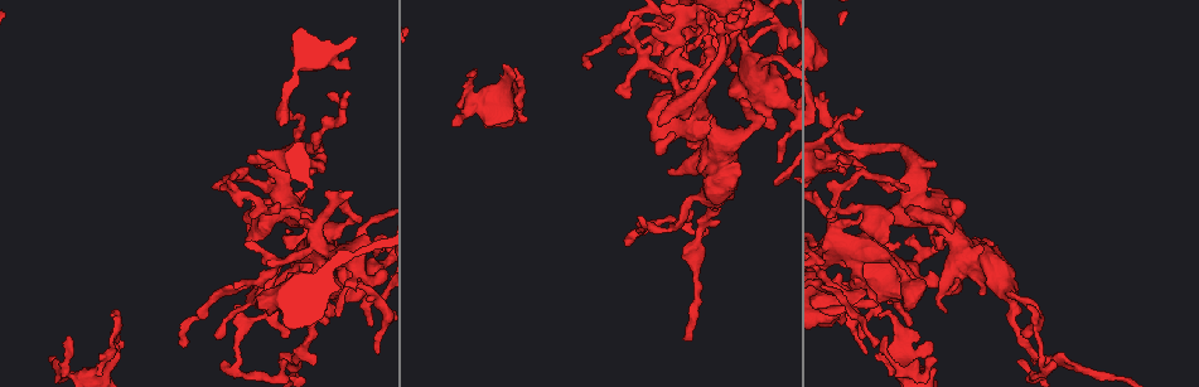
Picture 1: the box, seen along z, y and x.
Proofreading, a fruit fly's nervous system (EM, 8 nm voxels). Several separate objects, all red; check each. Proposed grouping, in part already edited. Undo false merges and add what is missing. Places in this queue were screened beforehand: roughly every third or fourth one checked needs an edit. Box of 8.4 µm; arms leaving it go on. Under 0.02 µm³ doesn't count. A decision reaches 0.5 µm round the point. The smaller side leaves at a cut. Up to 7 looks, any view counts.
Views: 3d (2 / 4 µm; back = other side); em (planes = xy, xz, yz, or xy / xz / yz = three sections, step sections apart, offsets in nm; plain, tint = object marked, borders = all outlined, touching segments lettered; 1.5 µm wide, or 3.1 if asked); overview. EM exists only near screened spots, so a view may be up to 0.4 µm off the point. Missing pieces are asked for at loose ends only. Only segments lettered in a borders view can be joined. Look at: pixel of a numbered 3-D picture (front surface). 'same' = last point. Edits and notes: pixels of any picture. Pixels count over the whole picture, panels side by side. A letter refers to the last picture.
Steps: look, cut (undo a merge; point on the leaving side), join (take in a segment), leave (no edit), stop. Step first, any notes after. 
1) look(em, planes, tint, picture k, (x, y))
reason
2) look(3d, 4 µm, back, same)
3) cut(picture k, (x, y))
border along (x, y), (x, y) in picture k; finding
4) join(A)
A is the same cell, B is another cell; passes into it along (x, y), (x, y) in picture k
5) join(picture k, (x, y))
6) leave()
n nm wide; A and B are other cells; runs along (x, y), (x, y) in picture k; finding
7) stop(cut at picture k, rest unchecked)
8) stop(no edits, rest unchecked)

look(3d, 4 µm, picture 1, (629, 97))
an open end

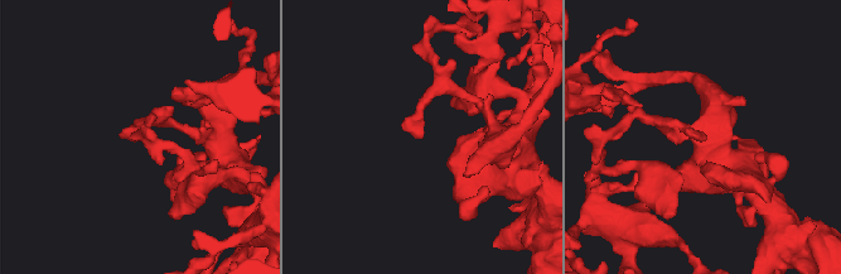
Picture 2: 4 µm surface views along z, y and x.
look(em, planes, tint, picture 2, (135, 141))

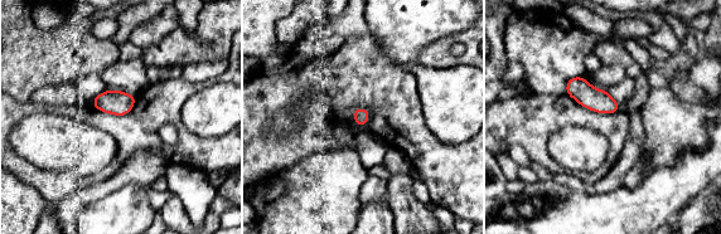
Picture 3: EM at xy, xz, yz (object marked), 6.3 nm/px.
look(em, planes, borders, same)

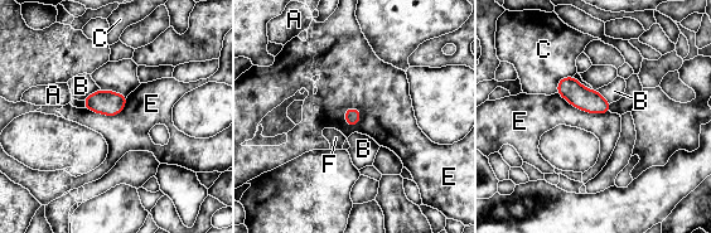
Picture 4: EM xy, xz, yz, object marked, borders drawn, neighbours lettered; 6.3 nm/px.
leave()
A, B, C, E and F are other cells; border along (347, 107), (346, 121), (356, 126) in picture 4; none of them fits

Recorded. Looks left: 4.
look(em, planes, tint, picture 1, (834, 255))
sudden change in width

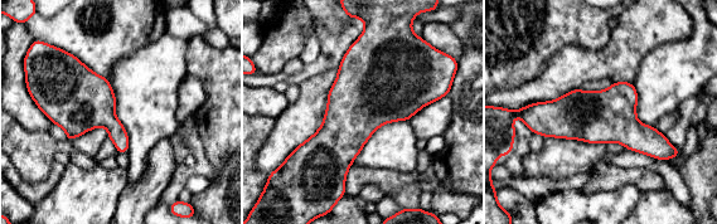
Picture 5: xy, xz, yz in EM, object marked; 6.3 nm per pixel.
look(em, planes, borders, same)

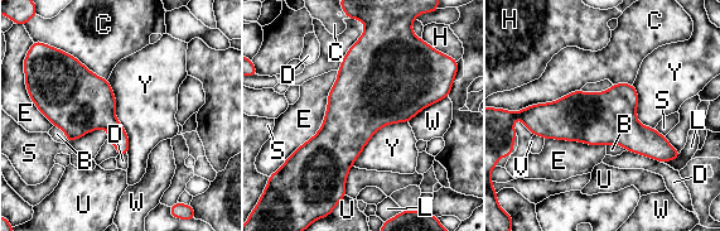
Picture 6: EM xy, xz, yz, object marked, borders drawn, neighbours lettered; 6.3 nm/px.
leave()
B, C, D, E, H, L, S, U, V, W and Y are other cells; runs along (530, 121), (614, 121), (671, 152) in picture 6; one neuron here

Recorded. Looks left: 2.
look(em, yz, step 4, tint, picture 1, (716, 148))
four or more arms meet

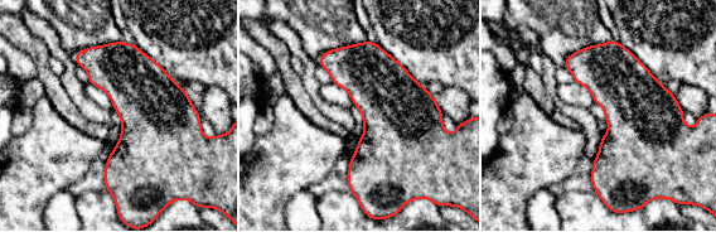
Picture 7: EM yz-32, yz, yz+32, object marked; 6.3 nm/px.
look(em, planes, borders, same)
cut it another way

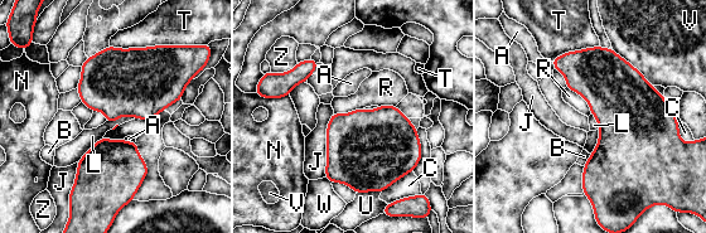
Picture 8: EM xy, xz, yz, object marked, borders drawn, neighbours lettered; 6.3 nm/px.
leave()
A, B, C, J, L, N, R, T, U, V, W and Z are other cells; border along (333, 111), (327, 129), (324, 176) in picture 8; continuous, no second neuron

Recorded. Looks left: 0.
stop(no edits, rest unchecked)

